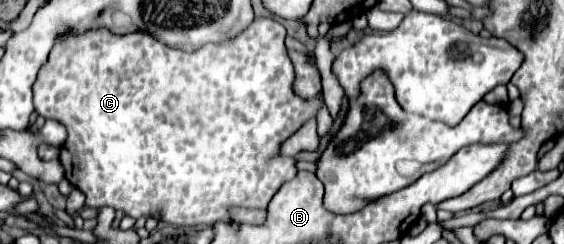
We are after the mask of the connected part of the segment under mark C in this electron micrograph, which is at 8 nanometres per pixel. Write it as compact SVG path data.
M254 19L253 23L241 31L241 35L227 39L225 43L209 43L197 51L181 51L171 49L159 43L149 33L129 33L125 37L111 35L107 29L89 31L79 37L61 39L55 43L49 63L41 69L37 83L33 85L35 91L35 109L45 119L55 119L67 127L67 141L61 149L61 163L65 167L65 177L85 193L85 203L89 207L103 207L109 205L113 209L123 211L125 215L139 219L139 217L155 217L157 221L165 221L169 225L187 225L187 227L215 227L217 223L233 223L229 209L231 207L245 207L245 209L267 209L271 197L277 189L297 175L297 161L291 157L281 155L281 143L289 139L299 127L303 127L309 119L315 119L323 99L301 99L295 95L295 71L289 61L285 38L287 32L283 25L274 19Z

